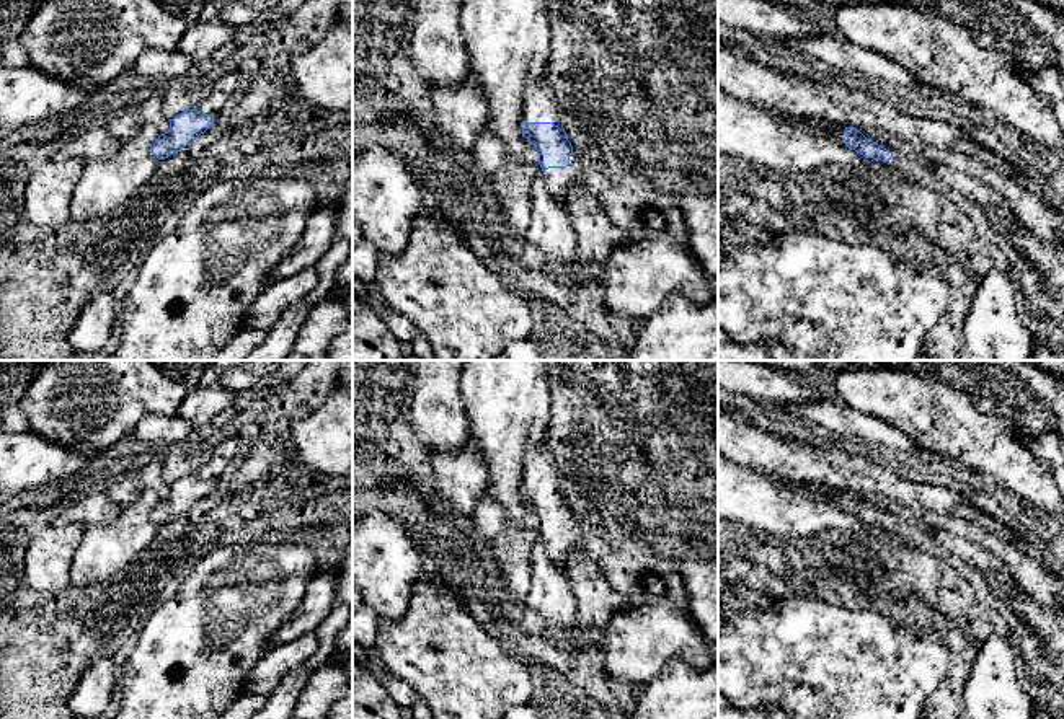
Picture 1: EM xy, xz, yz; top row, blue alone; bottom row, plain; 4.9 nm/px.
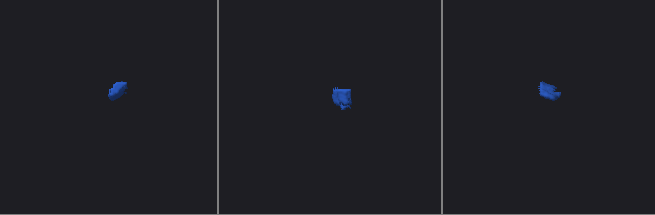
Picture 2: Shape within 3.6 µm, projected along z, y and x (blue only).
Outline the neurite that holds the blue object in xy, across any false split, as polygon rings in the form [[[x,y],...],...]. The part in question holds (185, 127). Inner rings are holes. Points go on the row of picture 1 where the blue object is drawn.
[[[188,109],[170,119],[170,129],[158,135],[152,147],[152,153],[158,160],[165,160],[194,142],[212,126],[214,114],[201,114],[197,109]]]

